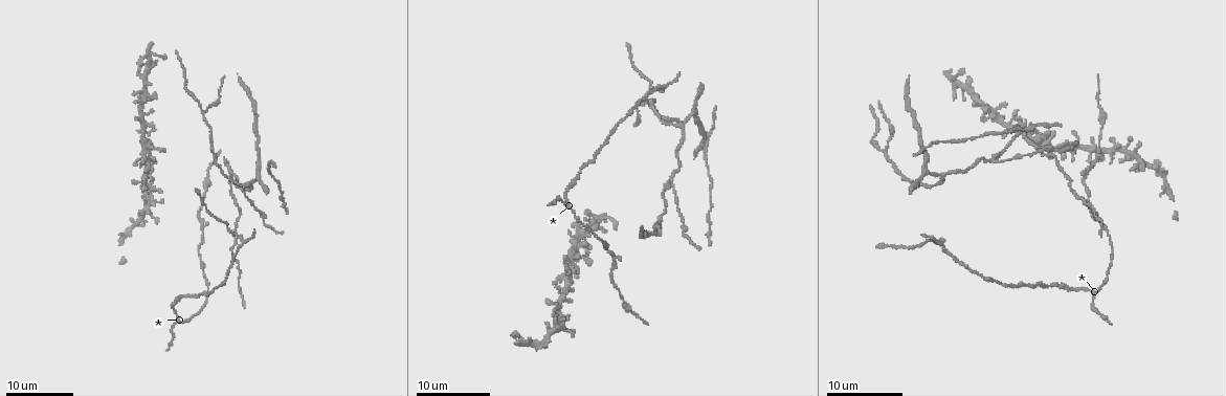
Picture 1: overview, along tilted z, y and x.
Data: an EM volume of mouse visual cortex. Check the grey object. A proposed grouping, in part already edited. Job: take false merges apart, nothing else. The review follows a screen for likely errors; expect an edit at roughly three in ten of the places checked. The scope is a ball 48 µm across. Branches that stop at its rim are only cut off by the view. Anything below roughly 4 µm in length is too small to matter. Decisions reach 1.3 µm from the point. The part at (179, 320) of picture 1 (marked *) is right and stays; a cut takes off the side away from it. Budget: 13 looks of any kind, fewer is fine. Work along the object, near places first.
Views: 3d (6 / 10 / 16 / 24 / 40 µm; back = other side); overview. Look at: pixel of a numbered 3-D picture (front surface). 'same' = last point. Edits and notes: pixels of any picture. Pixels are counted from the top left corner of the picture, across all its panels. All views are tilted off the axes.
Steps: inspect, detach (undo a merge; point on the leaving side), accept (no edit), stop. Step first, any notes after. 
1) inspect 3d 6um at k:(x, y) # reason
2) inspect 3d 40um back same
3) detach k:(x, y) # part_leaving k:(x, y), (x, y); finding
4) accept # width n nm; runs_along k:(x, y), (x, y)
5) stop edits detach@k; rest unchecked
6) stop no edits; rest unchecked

inspect 3d 16um at 1:(993, 159) # thin arm on a thick one

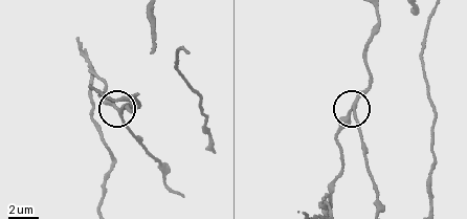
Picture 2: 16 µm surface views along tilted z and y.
inspect 3d 6um at 2:(120, 111)

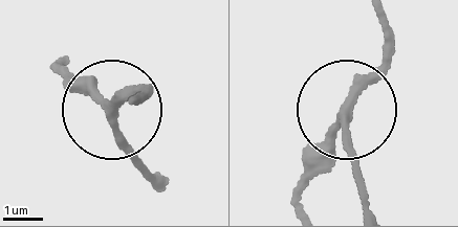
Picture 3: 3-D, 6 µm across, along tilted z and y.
accept # arms 3; one neuron here

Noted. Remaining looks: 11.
inspect 3d 24um at 1:(203, 275) # calibre changes

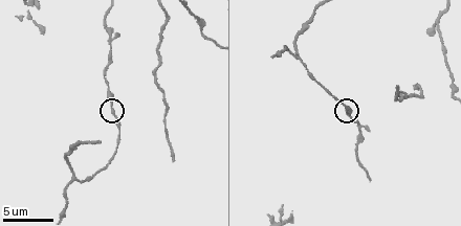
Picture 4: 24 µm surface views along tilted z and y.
inspect 3d 6um at 4:(111, 112)

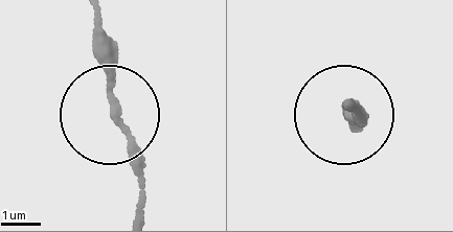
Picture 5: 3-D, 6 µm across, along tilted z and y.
inspect 3d 6um back at 5:(117, 112)

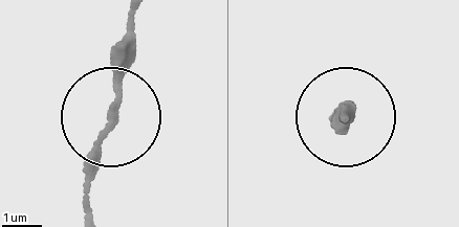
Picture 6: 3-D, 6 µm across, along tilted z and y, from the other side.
accept # runs_along 6:(91, 212), (90, 153), (115, 105), (133, 21); all the same neuron

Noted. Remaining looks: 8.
inspect 3d 16um at 1:(1121, 151) # looks like a crossing

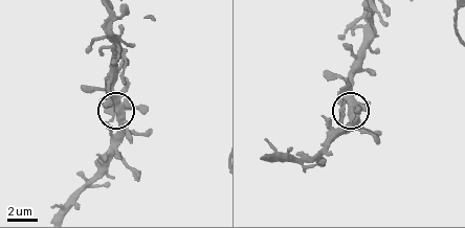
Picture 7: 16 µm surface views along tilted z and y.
inspect 3d 10um at 7:(117, 112)

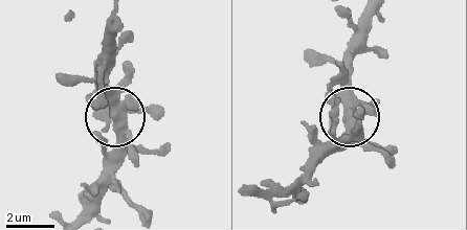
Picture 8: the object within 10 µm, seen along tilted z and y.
accept # width 400 nm; all the same neuron

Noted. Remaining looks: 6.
inspect 3d 16um at 1:(148, 143) # arms part here

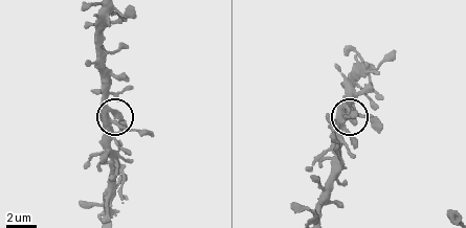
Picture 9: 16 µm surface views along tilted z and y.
inspect 3d 6um at 9:(116, 120)

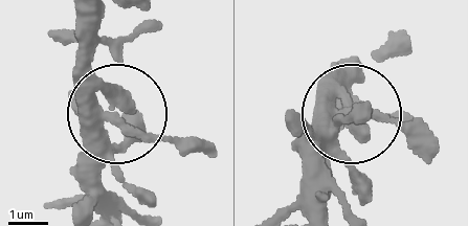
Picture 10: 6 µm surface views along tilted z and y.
accept # all the same neuron

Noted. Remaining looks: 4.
inspect 3d 16um at 1:(202, 111) # branch point

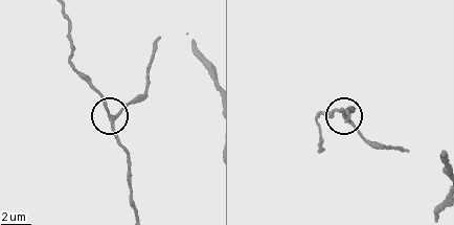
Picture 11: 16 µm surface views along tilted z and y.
inspect 3d 6um at 11:(111, 117) # closer look

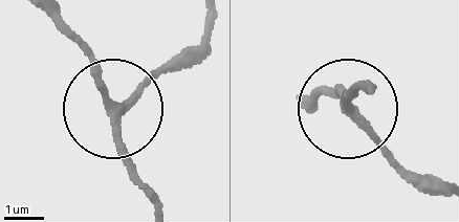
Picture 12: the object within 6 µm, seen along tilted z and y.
accept # arms 3; runs_along 12:(150, 201), (131, 177), (115, 118), (141, 82), (179, 64); continuous, no second neuron

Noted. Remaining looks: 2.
inspect 3d 24um at 1:(248, 182) # three-way junction

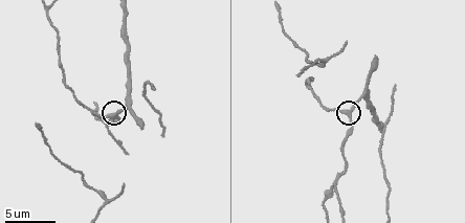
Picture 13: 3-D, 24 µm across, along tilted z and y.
inspect 3d 10um at 13:(348, 111)

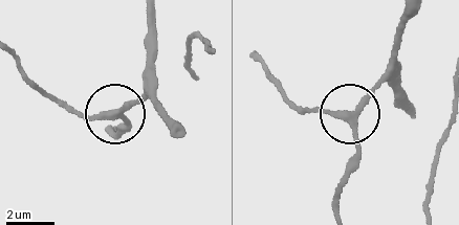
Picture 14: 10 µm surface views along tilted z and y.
accept # width 260 nm; one neuron here

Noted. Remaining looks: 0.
stop no edits; rest unchecked

